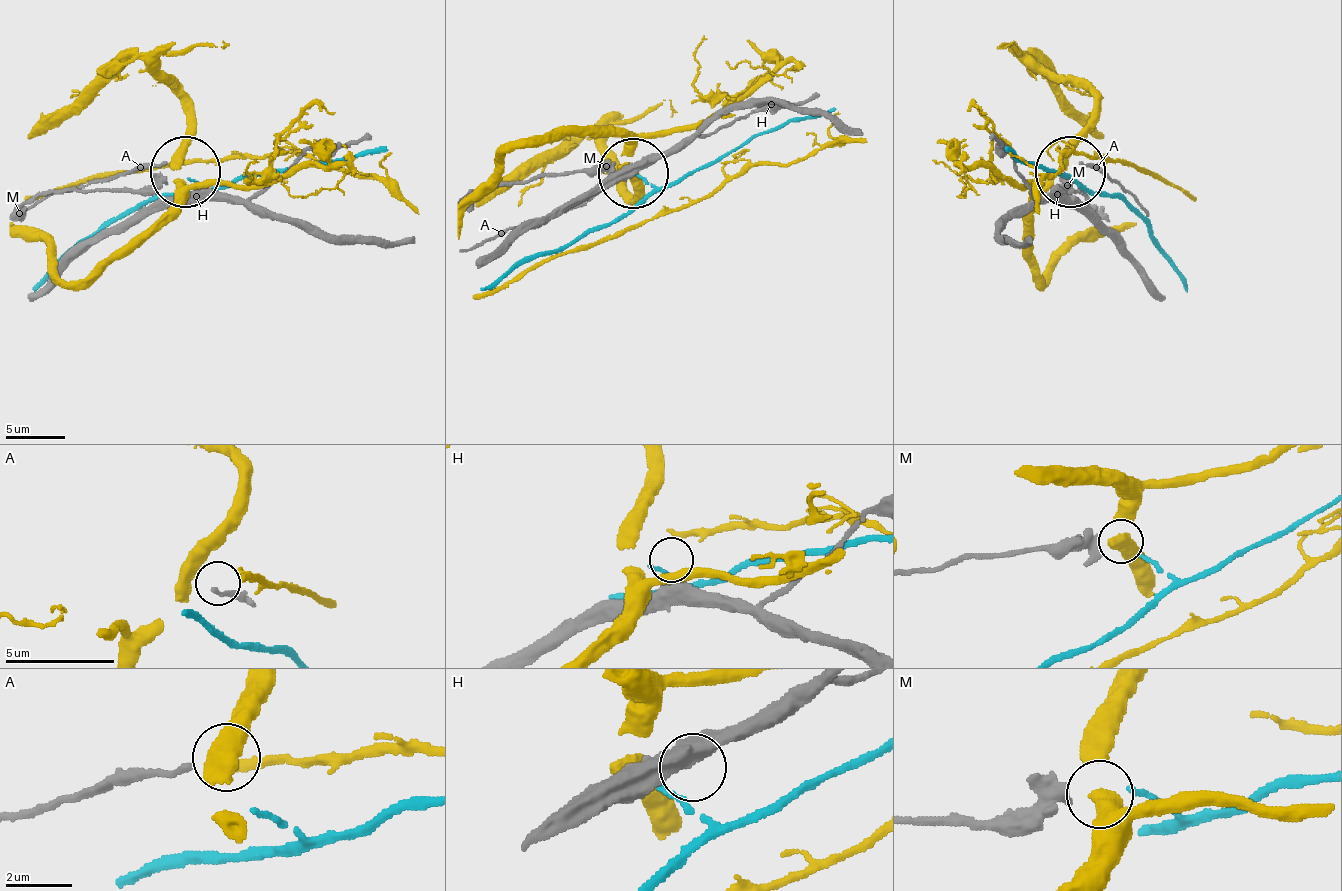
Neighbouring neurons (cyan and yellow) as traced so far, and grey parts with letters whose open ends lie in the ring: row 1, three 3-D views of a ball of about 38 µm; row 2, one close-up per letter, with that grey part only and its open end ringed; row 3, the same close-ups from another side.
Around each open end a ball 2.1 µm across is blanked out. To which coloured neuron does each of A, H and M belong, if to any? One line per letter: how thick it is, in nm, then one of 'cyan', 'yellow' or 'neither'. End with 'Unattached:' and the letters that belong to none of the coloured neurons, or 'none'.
A: 200 nm thick; neither
H: 480 nm thick; neither
M: 320 nm thick; cyan
Unattached: A, H

